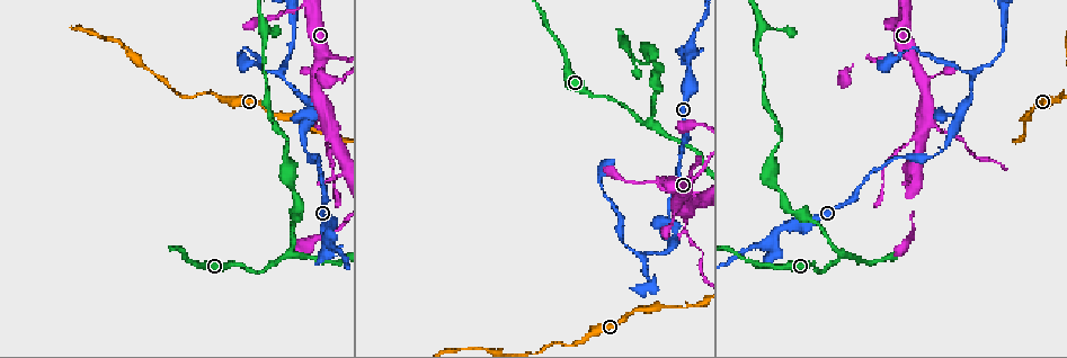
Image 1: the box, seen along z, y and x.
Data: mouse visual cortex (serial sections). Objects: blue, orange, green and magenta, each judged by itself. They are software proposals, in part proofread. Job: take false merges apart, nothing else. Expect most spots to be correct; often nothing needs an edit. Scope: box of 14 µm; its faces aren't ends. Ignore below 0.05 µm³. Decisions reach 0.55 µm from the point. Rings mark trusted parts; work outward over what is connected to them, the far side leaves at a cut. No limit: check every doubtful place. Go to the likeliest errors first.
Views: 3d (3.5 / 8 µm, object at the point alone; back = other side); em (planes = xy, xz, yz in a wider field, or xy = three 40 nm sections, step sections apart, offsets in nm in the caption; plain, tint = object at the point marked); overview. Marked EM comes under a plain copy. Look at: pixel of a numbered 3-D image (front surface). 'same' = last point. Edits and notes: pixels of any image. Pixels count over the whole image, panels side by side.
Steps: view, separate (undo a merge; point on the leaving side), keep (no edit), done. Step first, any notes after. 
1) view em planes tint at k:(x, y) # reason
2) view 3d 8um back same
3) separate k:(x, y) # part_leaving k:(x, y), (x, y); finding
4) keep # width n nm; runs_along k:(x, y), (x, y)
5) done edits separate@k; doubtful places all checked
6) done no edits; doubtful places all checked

view 3d 3.5um at 1:(331, 127) # looks like a crossing

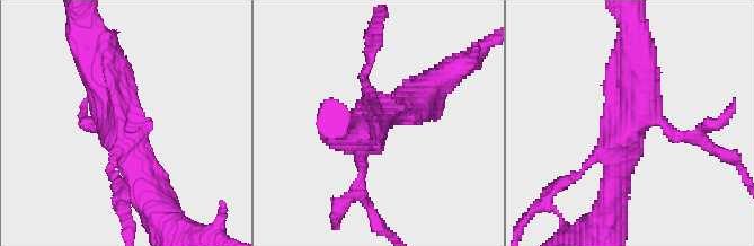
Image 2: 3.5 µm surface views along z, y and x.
view em xy step 1 tint at 2:(629, 124) # arms 4; arm_widths 150, 250, 400, 500 nm

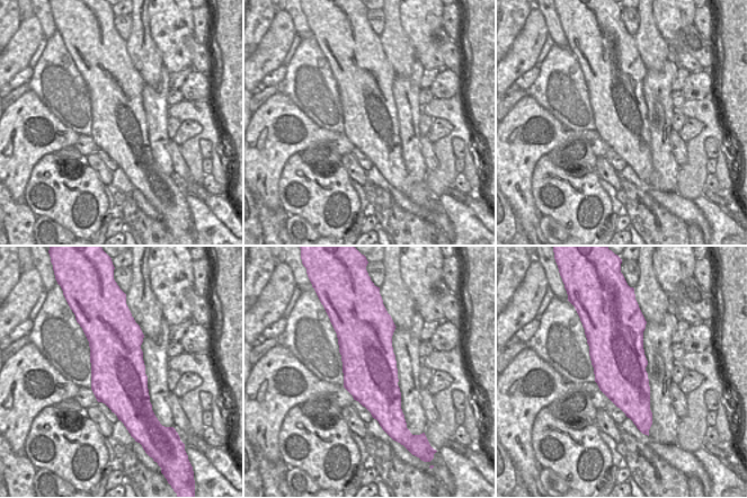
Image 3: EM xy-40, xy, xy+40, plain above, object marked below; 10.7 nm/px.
keep # runs_along 2:(86, 42), (141, 174); all the same cell

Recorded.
view 3d 3.5um at 1:(324, 144) # a narrow waist

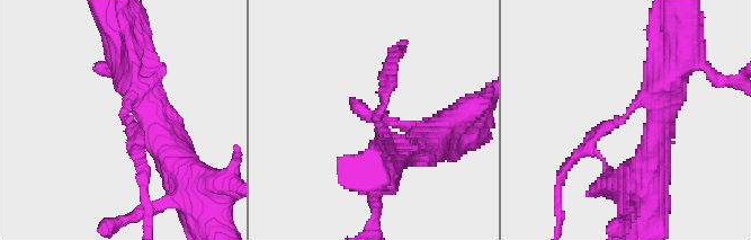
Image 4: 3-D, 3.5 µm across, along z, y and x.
view em planes tint at 4:(125, 117) # need the tissue

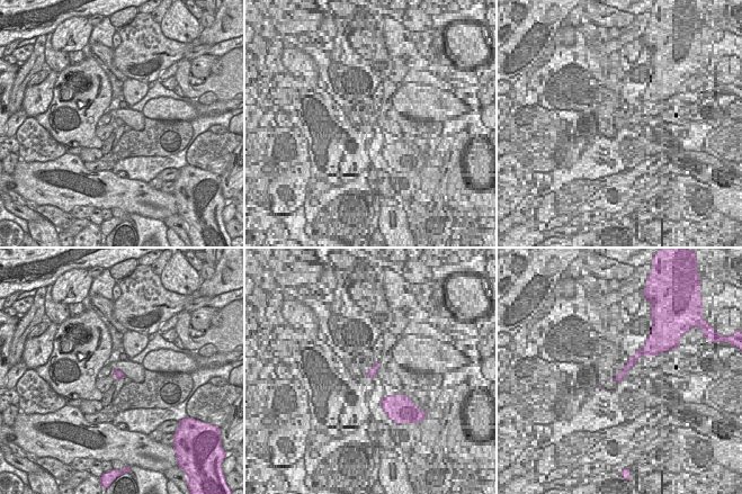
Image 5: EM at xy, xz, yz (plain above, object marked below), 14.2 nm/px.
keep # arm_widths 200, 500 nm; runs_along 4:(673, 67), (570, 163); one cell here

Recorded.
view em xy step 3 tint at 1:(974, 73) # arms part here

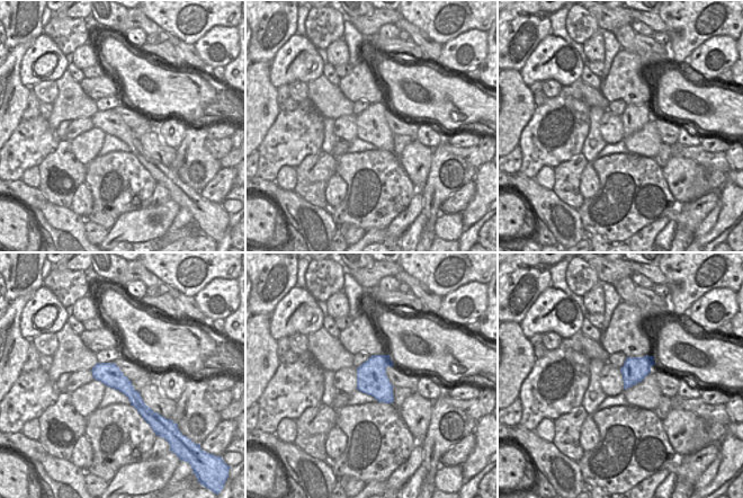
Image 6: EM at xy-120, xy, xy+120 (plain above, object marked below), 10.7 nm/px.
view 3d 3.5um same # wider look

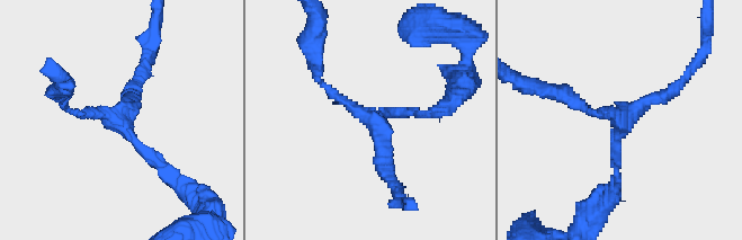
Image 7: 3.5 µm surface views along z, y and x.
keep # runs_along 7:(175, 178), (109, 115), (64, 105); one cell here

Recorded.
view 3d 3.5um back at 1:(647, 124) # sharp bend

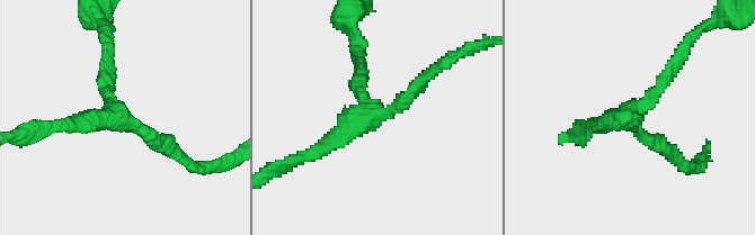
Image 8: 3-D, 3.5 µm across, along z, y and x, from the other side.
view em xy step 1 tint at 8:(374, 117) # arms 3; arm_widths 200, 200, 250 nm

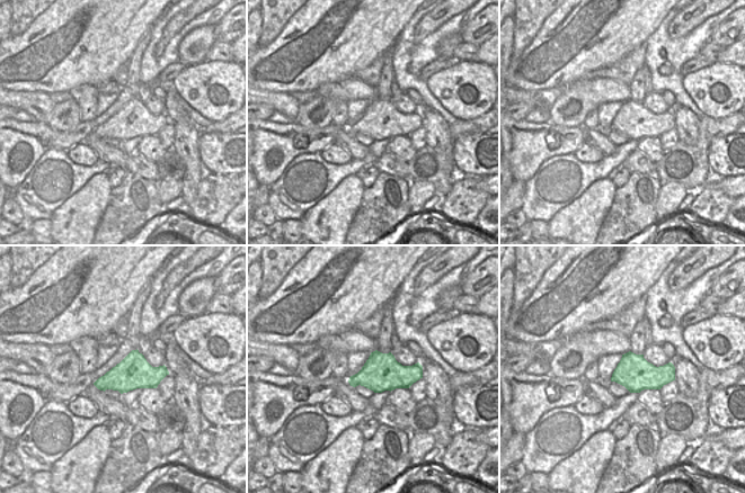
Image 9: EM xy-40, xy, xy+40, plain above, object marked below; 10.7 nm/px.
keep # runs_along 8:(174, 154), (114, 113), (107, 61); continuous, no second cell

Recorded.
done no edits; doubtful places all checked

